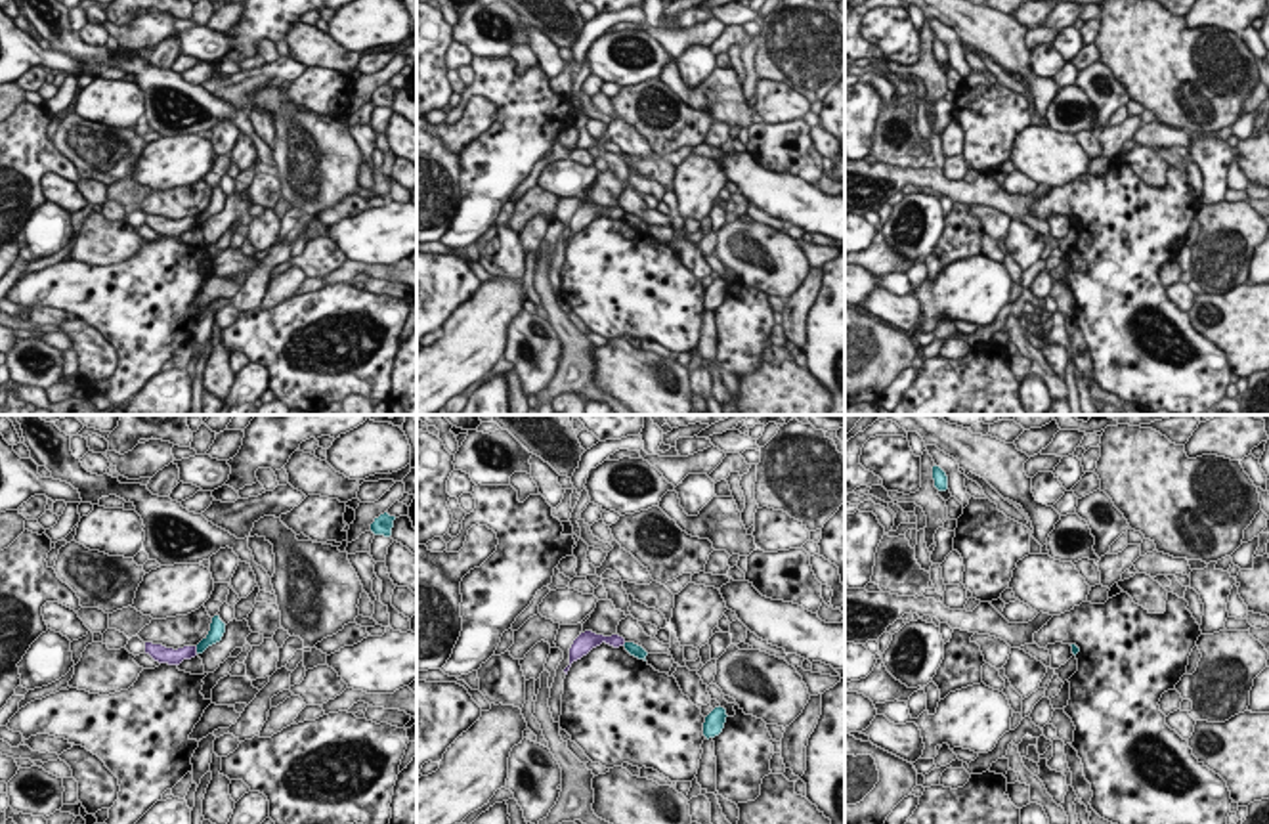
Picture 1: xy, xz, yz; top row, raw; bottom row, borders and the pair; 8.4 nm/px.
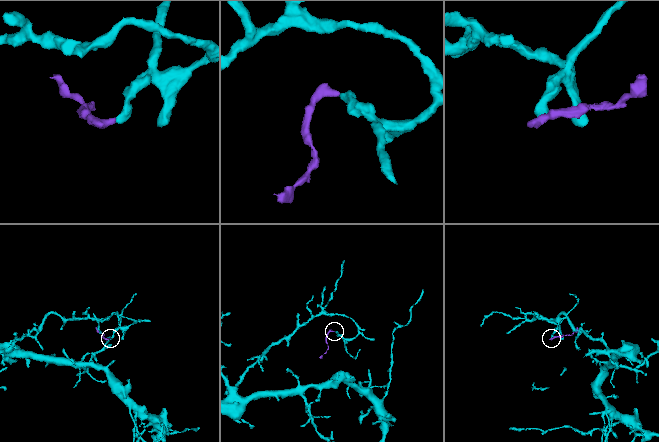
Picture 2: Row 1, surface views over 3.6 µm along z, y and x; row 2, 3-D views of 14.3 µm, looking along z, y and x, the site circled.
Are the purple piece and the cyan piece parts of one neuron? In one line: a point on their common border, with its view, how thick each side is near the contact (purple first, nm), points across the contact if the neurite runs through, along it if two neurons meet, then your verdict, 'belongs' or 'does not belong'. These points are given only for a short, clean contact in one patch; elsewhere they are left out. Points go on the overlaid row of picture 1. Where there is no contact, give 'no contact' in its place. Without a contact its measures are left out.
meets purple in xy at (195, 650); 140 nm thick on the purple side, 130 nm on the other; border along xy (195, 647), (197, 652); does not belong

